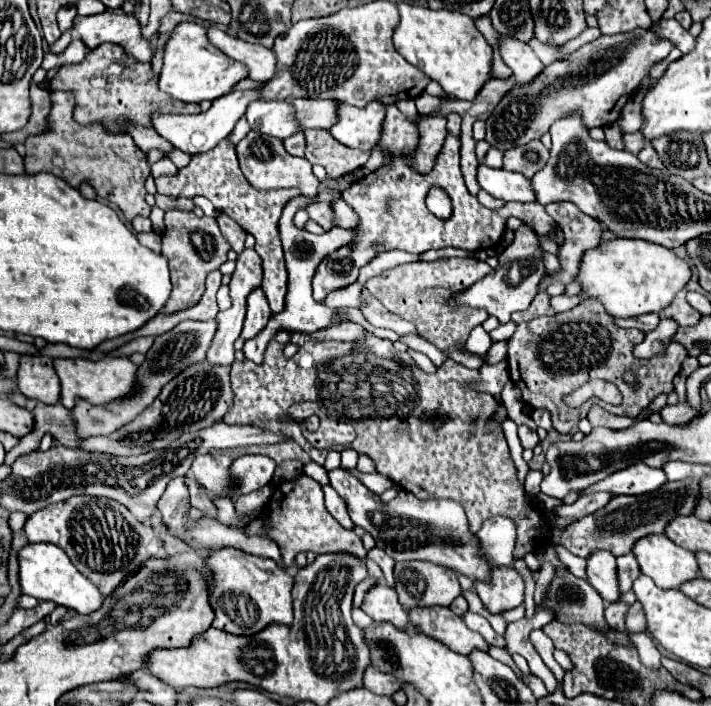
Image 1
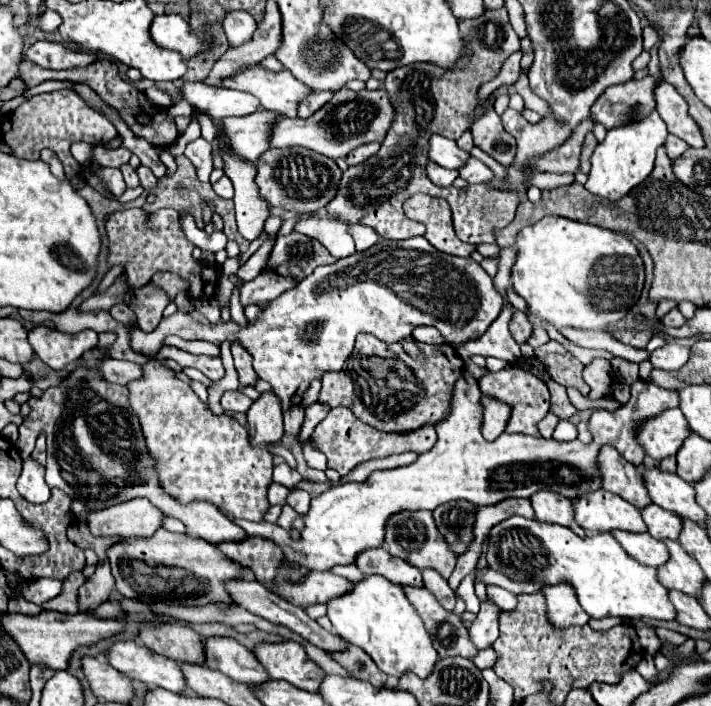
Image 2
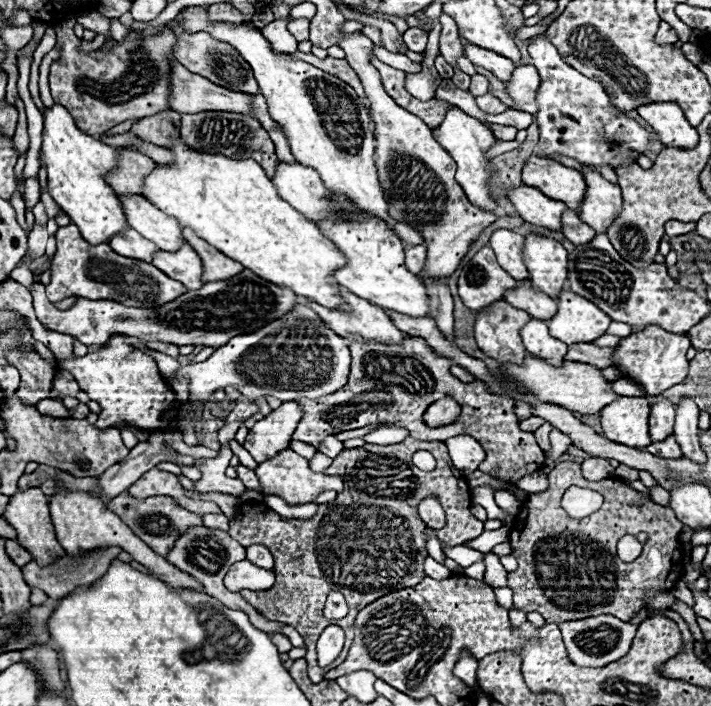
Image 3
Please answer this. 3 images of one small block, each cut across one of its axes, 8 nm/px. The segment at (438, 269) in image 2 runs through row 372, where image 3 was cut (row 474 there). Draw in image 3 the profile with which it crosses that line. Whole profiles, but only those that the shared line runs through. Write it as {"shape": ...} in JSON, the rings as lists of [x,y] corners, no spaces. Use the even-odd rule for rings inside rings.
{"shape":[[[290,448],[288,450],[282,450],[280,454],[276,454],[274,458],[266,460],[266,462],[258,464],[256,474],[260,478],[260,484],[262,484],[266,496],[276,494],[276,496],[284,498],[288,504],[306,504],[306,502],[312,502],[324,490],[342,492],[342,480],[338,476],[326,476],[326,474],[312,472],[308,468],[308,460],[302,458],[302,456],[298,456]]]}

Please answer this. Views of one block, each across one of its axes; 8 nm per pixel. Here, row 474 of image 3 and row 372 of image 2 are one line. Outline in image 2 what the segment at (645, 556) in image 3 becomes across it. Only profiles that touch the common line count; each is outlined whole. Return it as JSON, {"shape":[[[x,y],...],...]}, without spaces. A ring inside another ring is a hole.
{"shape":[[[548,342],[540,348],[534,350],[534,356],[540,358],[550,374],[550,378],[562,386],[574,386],[578,388],[582,394],[588,396],[590,388],[588,384],[582,380],[582,370],[584,364],[580,360],[576,360],[568,350],[564,350],[558,342]]]}

